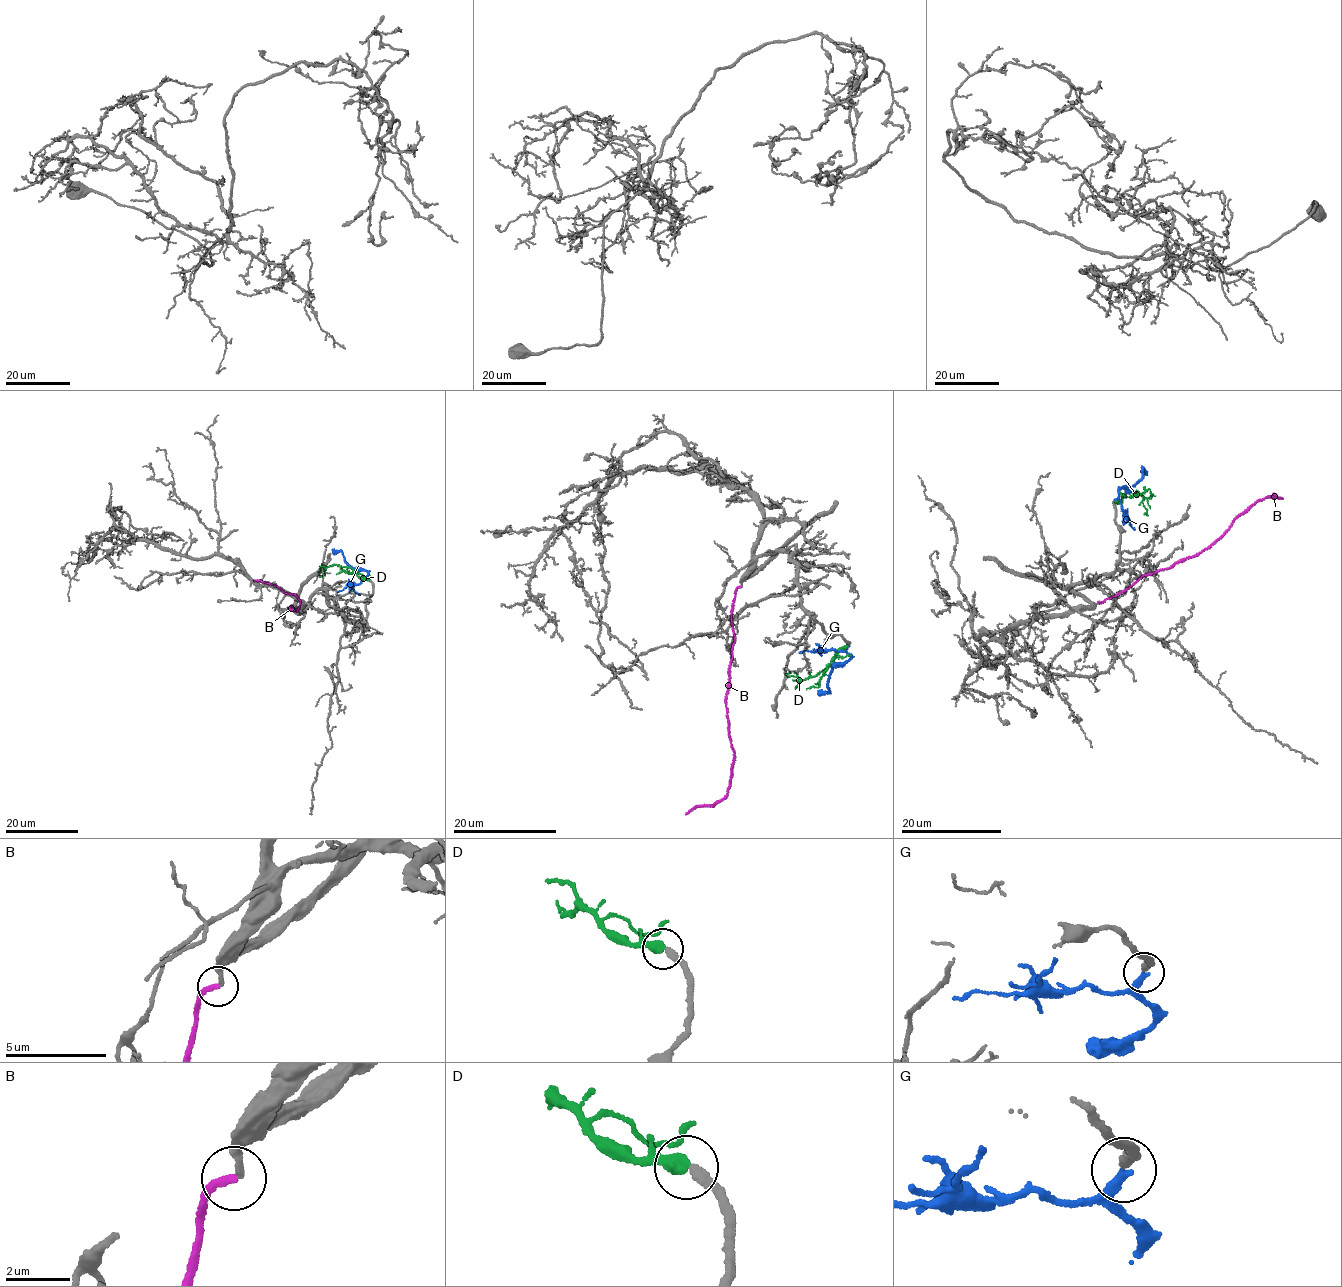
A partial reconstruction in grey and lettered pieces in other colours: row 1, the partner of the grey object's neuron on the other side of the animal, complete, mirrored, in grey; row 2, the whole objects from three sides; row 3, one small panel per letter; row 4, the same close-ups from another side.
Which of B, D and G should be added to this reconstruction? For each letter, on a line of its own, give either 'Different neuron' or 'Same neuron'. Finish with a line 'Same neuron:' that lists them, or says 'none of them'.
B: Same neuron
D: Same neuron
G: Different neuron
Same neuron: B, D

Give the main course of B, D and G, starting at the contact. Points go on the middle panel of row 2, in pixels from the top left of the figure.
B: (741, 587), (731, 614), (735, 637), (725, 699), (733, 773), (724, 797), (685, 814)
D: (846, 646), (840, 648), (832, 663), (815, 675), (802, 680), (786, 675), (789, 671)
G: (847, 646), (849, 658), (833, 667), (827, 686), (830, 692), (819, 691)

